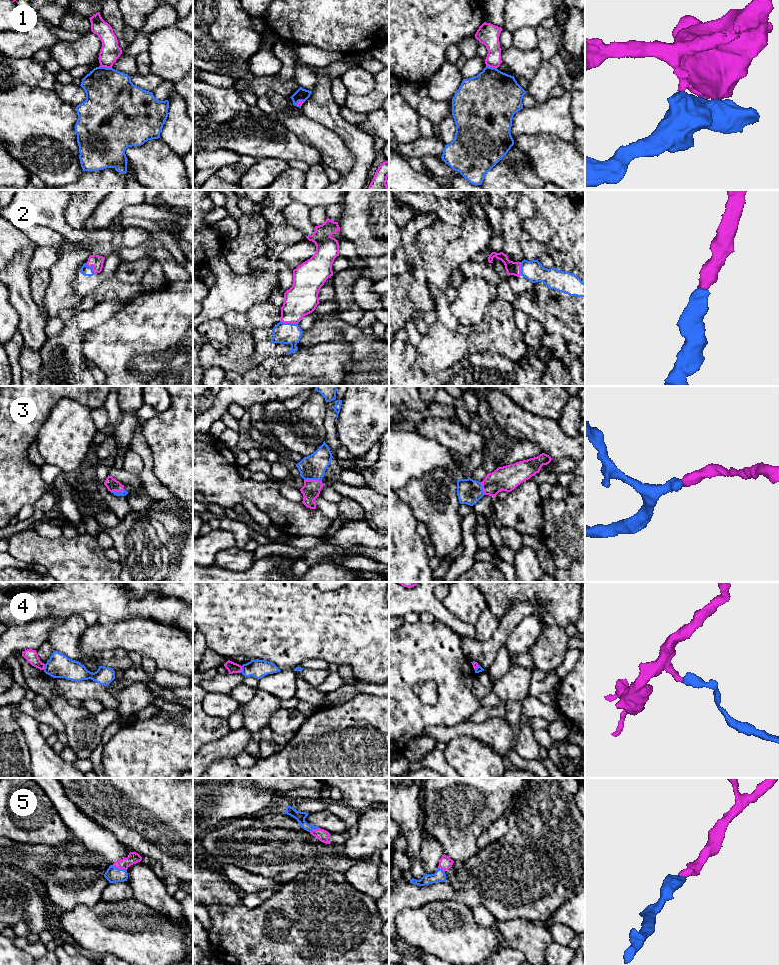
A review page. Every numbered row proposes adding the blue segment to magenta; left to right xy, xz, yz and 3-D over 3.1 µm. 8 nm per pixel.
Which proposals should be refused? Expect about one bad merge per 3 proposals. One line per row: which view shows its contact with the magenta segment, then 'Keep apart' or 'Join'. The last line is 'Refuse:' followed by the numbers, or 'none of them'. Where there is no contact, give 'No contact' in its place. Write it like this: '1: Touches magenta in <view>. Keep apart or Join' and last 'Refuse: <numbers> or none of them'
1: Touches magenta in xy. Keep apart
2: Touches magenta in xy. Join
3: Touches magenta in xz. Join
4: Touches magenta in xz. Keep apart
5: Touches magenta in xy. Join
Refuse: 1, 4

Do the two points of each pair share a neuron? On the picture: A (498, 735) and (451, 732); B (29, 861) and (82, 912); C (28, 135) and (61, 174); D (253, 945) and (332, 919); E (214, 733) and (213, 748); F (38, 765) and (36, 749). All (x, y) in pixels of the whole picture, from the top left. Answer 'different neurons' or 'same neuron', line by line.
A: same neuron
B: different neurons
C: same neuron
D: same neuron
E: different neurons
F: same neuron

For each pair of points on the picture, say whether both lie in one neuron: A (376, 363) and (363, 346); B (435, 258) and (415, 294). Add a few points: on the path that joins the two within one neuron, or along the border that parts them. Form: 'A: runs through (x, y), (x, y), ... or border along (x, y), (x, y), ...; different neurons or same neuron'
A: runs through (376, 359), (367, 350); same neuron
B: border along (418, 253), (423, 264), (426, 280), (429, 283); different neurons

